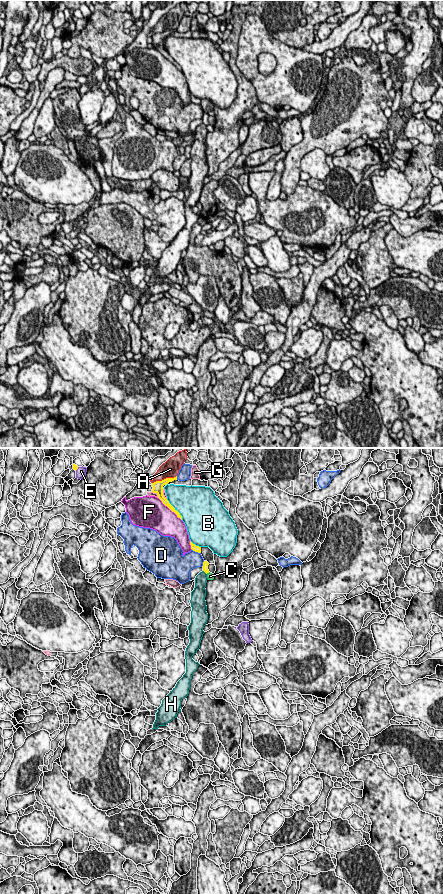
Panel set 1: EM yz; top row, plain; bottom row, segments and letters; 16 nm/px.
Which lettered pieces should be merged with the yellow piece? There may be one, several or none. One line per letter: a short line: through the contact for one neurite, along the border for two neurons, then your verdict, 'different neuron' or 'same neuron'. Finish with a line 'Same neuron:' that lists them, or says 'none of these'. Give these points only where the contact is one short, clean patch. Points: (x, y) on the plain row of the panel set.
A: different neuron
B: different neuron
C: line yz (209, 124), (206, 125); different neuron
D: different neuron
E: line yz (78, 19), (75, 22); different neuron
F: different neuron
G: different neuron
H: line yz (203, 122), (206, 126); different neuron
Same neuron: none of these

